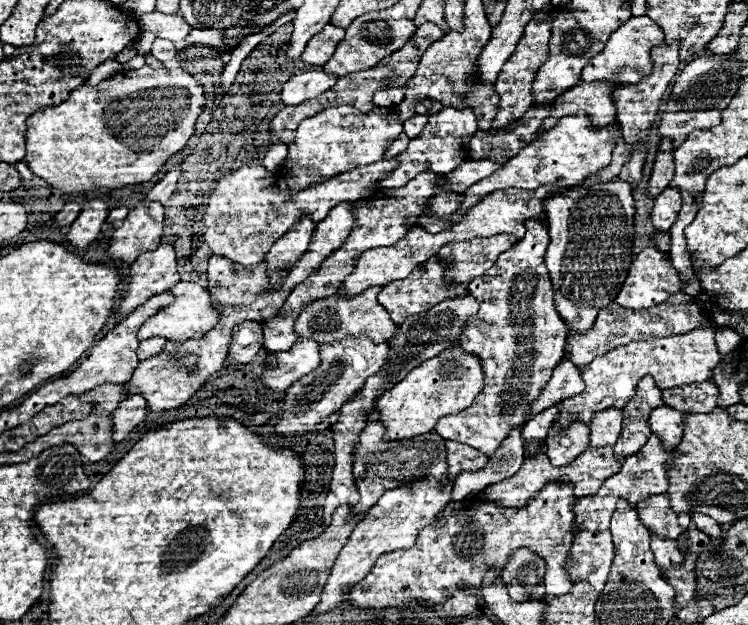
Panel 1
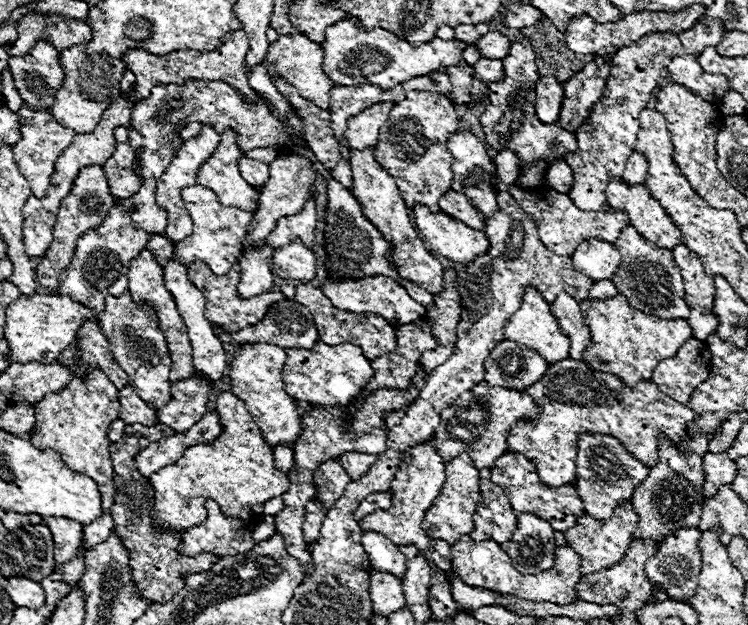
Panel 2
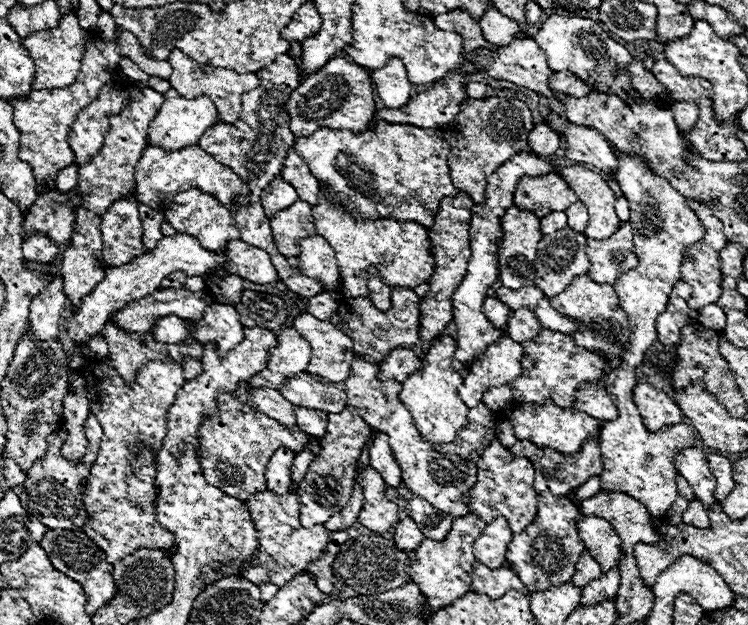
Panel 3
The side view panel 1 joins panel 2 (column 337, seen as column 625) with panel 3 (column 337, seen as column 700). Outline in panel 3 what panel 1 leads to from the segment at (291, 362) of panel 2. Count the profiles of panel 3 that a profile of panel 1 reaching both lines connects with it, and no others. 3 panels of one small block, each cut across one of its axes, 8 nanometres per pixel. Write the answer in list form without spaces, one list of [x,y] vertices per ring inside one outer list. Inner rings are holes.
[[[302,314],[296,318],[294,326],[312,346],[312,358],[306,372],[322,376],[324,382],[344,381],[355,358],[352,338],[338,330],[332,322],[318,320],[312,314]]]

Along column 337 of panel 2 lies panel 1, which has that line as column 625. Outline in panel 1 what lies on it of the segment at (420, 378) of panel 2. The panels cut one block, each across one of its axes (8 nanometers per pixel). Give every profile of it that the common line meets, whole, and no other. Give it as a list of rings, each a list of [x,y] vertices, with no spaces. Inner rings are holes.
[[[644,376],[638,382],[636,396],[622,410],[624,412],[622,432],[614,446],[616,460],[624,460],[626,456],[636,454],[636,450],[640,450],[644,446],[644,442],[648,440],[648,434],[652,434],[652,430],[648,426],[650,412],[660,404],[664,404],[662,390],[654,384],[652,376]]]

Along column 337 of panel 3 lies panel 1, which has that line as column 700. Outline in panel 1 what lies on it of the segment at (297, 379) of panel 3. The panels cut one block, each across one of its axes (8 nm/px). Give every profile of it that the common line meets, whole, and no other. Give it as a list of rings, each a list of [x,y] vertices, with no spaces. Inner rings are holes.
[[[712,380],[664,390],[662,398],[664,398],[666,406],[672,406],[676,410],[686,410],[686,412],[708,414],[714,408],[718,408],[716,406],[718,390],[716,390],[716,384]]]

